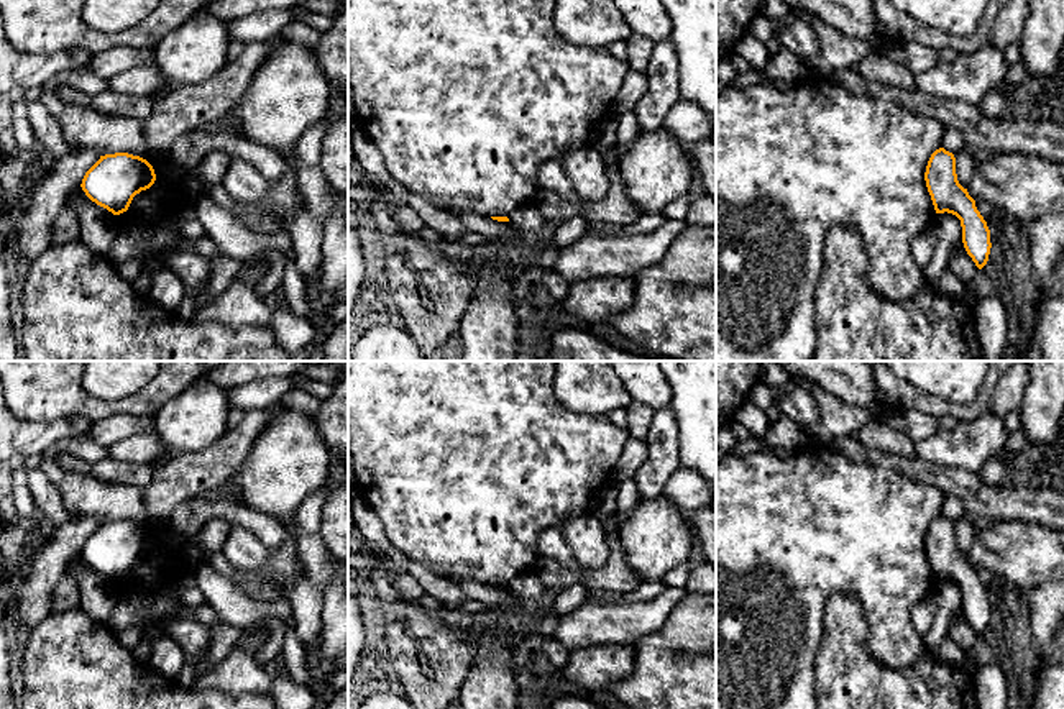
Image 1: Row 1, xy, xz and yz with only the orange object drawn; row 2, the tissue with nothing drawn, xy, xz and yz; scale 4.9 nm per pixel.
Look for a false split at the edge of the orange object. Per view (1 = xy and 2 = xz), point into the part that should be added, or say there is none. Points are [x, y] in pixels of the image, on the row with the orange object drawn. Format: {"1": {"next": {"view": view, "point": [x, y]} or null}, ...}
{"1": {"next": null}, "2": {"next": null}}

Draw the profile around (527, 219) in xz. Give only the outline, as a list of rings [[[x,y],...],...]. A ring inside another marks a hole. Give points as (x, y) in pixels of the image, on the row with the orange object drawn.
[[[524,204],[514,208],[507,218],[516,230],[529,238],[532,238],[547,222],[535,204]]]

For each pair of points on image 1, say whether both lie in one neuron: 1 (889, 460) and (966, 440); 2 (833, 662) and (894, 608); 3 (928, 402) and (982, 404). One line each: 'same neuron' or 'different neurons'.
1: different neurons
2: different neurons
3: same neuron

